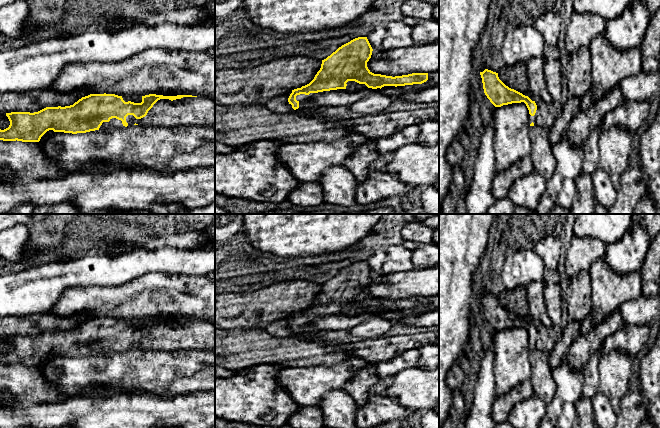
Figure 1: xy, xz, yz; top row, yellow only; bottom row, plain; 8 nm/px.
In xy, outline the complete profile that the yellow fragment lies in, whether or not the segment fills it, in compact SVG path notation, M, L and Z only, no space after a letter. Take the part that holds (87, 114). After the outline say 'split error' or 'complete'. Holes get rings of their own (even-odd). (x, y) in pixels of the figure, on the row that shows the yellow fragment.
M90 94L82 97L73 105L65 107L46 107L38 112L11 112L6 113L10 121L8 128L0 129L0 140L3 141L22 141L22 142L39 142L41 137L49 130L54 132L64 133L86 133L99 130L103 122L109 122L113 127L123 128L130 125L141 126L162 126L162 127L177 127L177 126L205 126L215 127L215 100L210 97L192 96L192 95L177 95L163 96L149 94L145 96L118 96L115 94Z | split error

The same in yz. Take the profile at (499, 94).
M485 69L480 72L484 93L495 107L524 102L529 110L530 126L550 129L557 120L560 108L555 104L547 104L529 92L525 95L506 86L498 77L498 73Z | split error

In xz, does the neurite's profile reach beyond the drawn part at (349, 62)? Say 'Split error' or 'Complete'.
Split error

